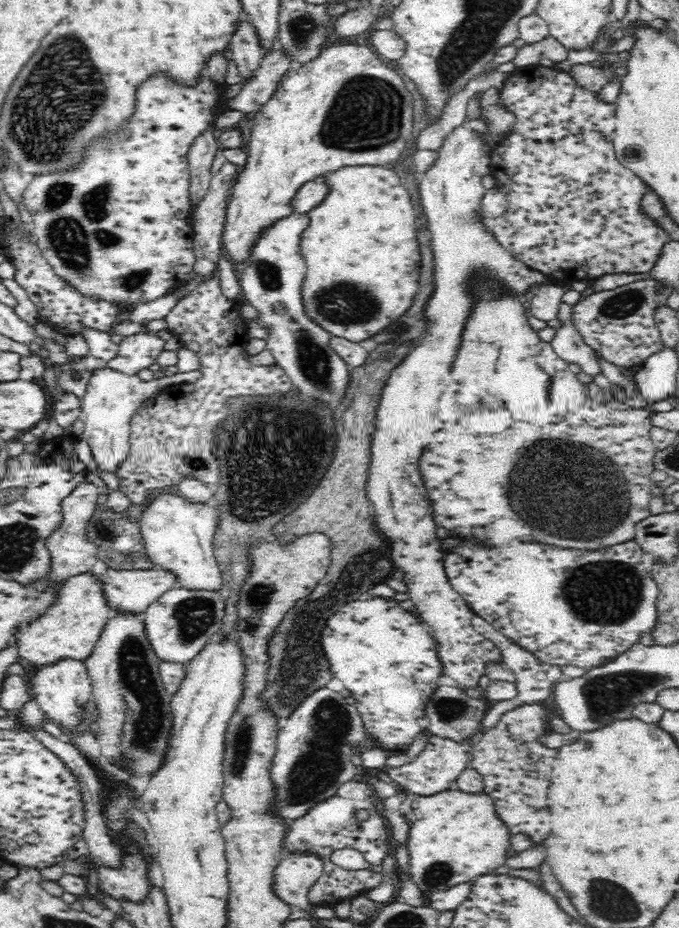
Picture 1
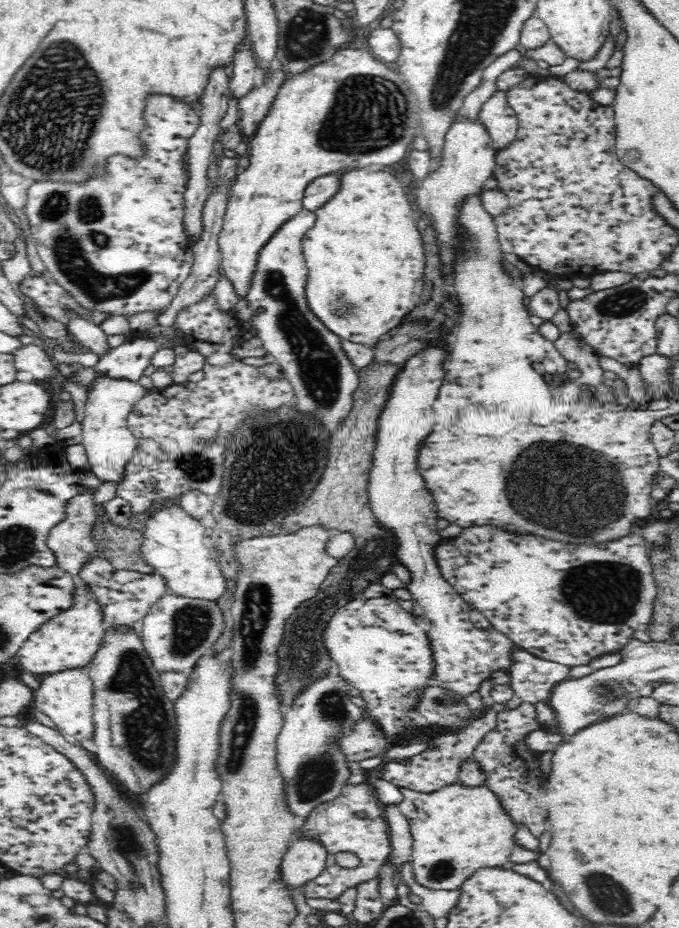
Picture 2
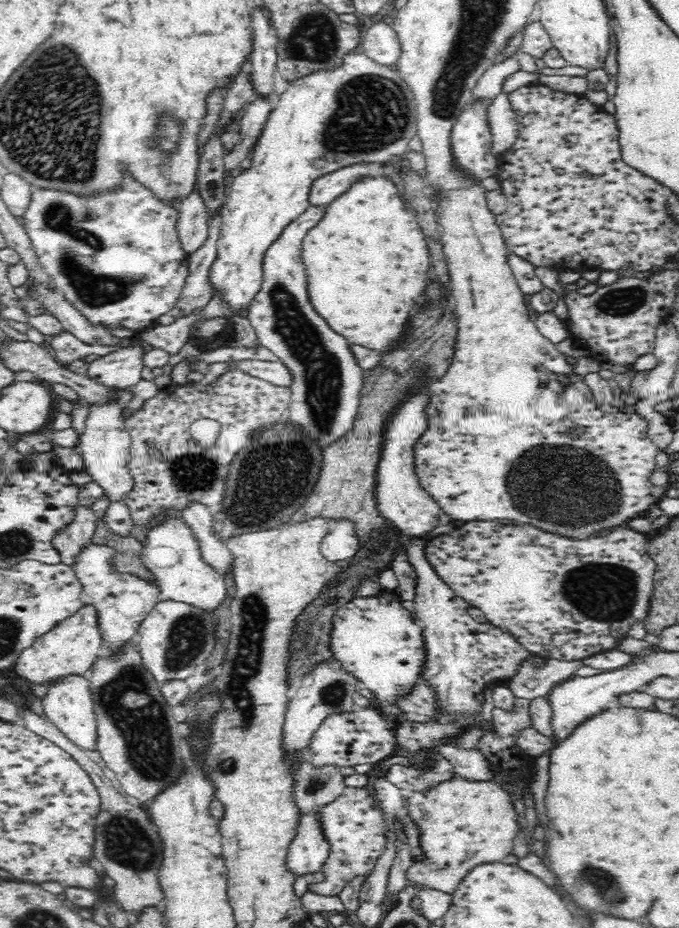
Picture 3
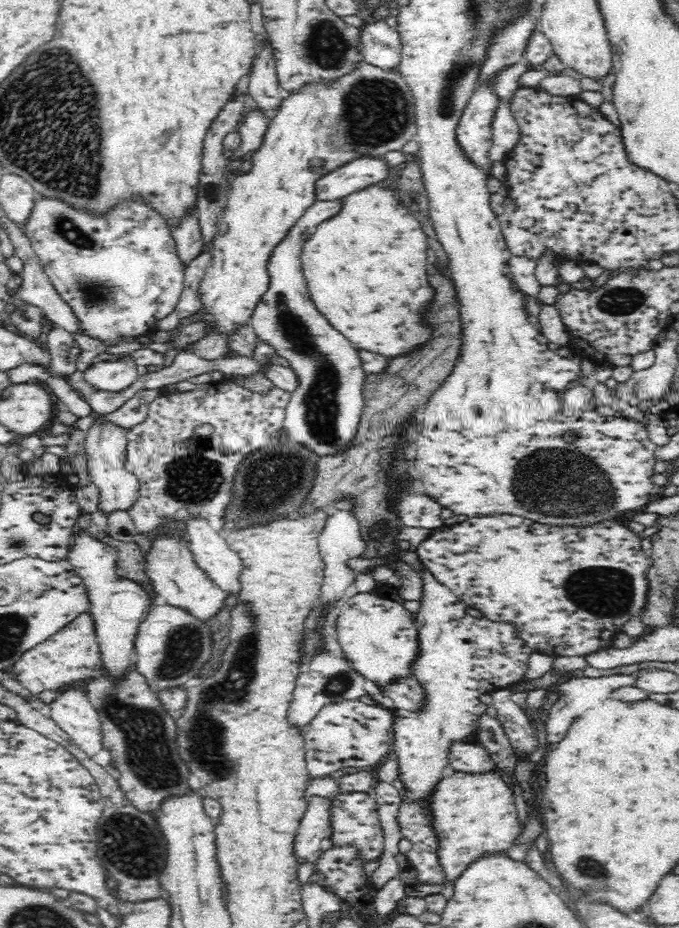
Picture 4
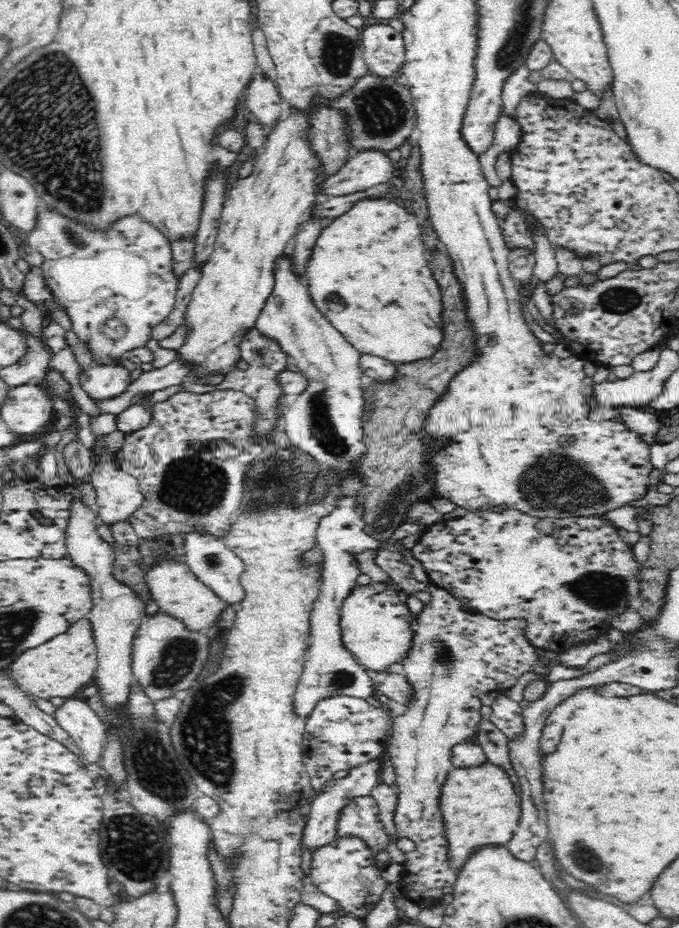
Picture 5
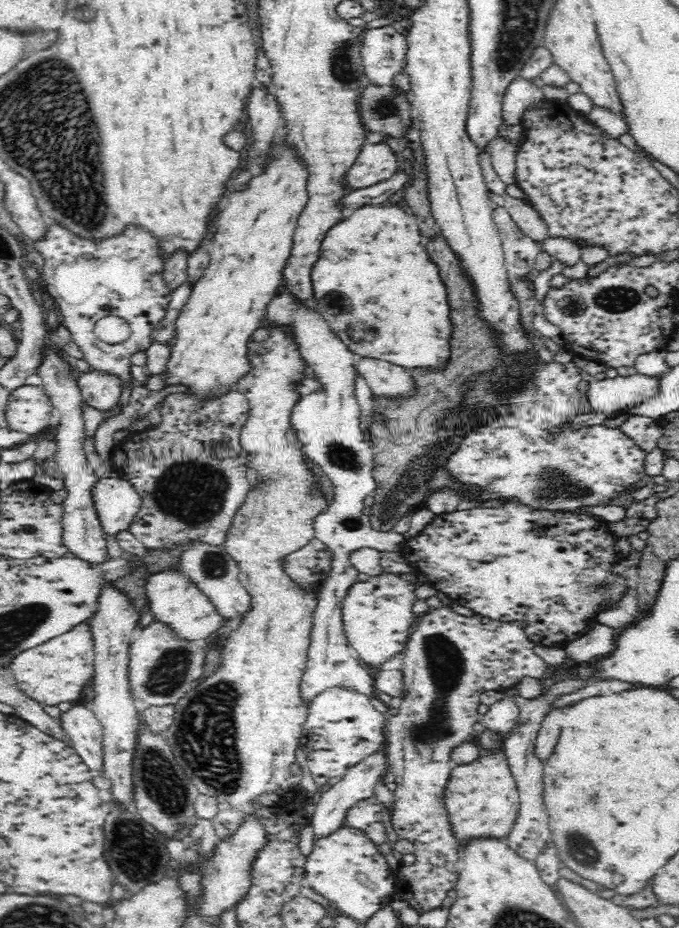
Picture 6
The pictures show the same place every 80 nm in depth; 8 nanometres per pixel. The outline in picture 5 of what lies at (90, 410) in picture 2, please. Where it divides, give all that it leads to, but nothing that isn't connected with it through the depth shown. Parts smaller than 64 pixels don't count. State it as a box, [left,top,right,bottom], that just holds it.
[90,430,144,526]

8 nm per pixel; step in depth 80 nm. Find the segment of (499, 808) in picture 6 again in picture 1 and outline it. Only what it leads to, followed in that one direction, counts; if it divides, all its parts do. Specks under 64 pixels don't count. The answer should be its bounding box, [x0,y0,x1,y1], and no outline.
[395,784,513,892]

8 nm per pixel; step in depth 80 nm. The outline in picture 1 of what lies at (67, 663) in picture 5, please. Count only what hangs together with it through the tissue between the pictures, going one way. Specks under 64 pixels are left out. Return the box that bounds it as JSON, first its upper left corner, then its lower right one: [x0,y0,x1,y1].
[18,572,112,671]

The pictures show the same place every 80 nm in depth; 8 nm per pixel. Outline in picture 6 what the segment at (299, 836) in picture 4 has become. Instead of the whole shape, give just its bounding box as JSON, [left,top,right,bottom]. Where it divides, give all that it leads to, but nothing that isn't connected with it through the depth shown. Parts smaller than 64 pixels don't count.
[310,746,388,838]

